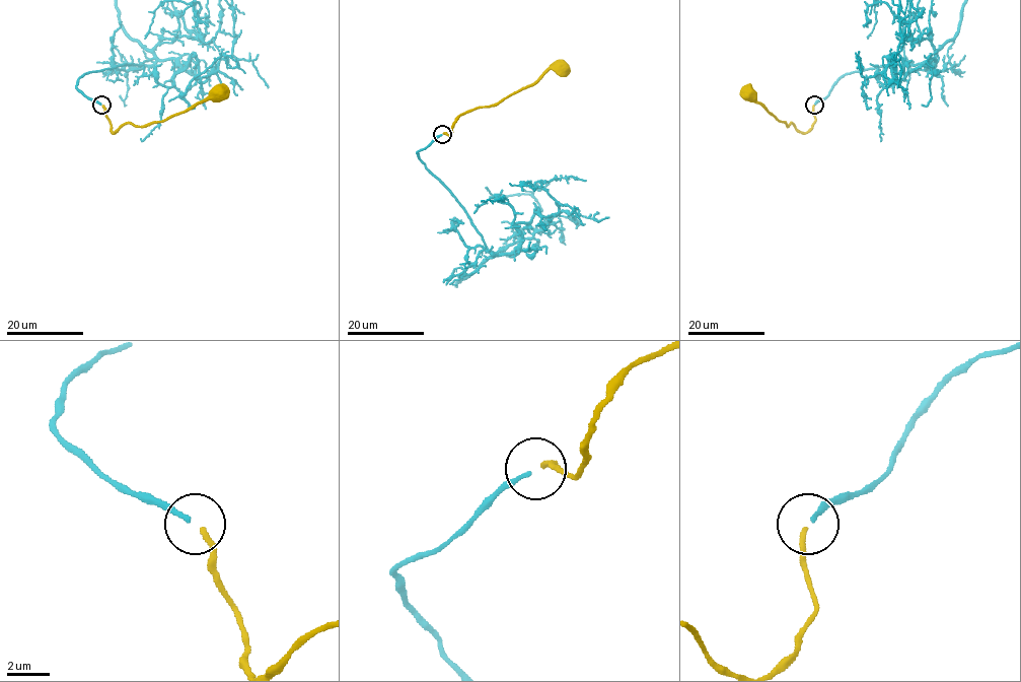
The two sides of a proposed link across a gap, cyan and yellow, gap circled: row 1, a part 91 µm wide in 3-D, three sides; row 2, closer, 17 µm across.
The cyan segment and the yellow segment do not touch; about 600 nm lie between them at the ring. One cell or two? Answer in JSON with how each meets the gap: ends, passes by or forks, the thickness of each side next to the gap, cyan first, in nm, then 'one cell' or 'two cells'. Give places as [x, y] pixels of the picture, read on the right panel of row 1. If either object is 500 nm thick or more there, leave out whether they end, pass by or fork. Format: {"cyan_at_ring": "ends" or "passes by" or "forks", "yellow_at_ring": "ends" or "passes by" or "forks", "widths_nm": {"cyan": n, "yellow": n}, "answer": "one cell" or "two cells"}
{"cyan_at_ring": "ends", "yellow_at_ring": "ends", "widths_nm": {"cyan": 200, "yellow": 260}, "answer": "one cell"}

